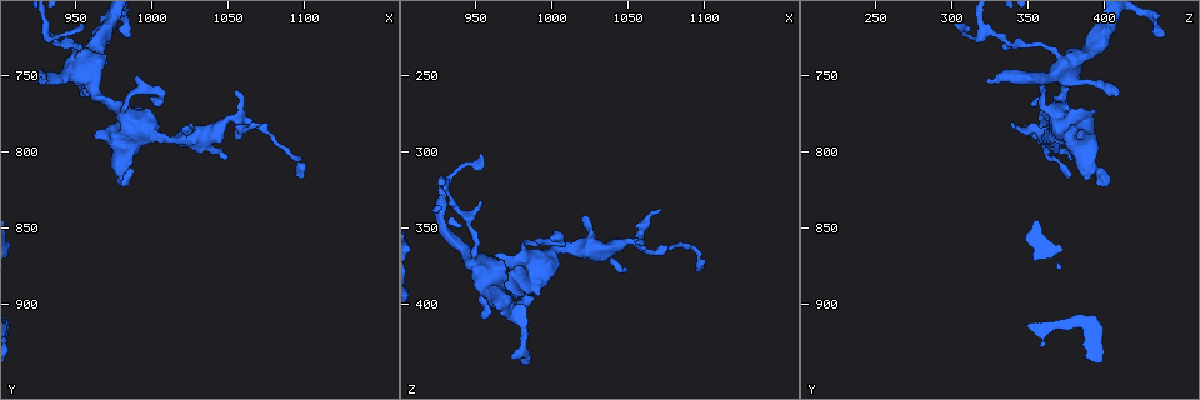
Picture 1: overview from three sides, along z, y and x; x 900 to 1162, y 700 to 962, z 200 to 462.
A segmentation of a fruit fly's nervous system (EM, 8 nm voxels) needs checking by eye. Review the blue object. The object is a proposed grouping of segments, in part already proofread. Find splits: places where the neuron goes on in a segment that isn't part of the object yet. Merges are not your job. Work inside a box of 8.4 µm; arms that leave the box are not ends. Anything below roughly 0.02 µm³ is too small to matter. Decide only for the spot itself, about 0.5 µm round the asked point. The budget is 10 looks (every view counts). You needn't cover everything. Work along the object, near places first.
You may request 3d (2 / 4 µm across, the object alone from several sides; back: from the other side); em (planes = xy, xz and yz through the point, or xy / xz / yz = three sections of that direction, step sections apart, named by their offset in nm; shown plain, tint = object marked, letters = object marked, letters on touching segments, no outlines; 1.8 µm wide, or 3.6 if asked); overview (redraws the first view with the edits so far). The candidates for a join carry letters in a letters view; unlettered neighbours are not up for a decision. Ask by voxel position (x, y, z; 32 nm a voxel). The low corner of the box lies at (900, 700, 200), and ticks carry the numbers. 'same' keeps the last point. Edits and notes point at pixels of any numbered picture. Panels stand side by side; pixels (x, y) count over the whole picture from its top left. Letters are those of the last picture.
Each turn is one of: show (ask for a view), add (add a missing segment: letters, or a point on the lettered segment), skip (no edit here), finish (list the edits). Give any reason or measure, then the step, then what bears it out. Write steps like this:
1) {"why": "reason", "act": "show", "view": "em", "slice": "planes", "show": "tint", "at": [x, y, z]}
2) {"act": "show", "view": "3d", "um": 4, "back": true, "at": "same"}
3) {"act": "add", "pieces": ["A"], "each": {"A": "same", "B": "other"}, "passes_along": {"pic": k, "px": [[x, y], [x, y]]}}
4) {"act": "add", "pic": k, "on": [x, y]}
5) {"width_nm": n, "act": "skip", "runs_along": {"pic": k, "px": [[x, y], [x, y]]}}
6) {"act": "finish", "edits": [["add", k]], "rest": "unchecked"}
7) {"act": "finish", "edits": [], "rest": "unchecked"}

{"why": "sharp bend", "act": "show", "view": "em", "slice": "xy", "step": 16, "show": "tint", "at": [984, 778, 370]}

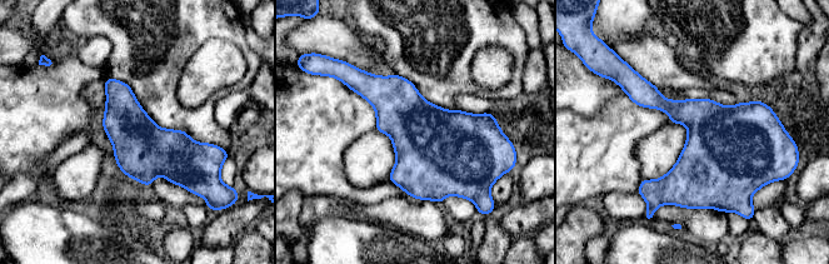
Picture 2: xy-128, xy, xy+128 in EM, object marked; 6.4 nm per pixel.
{"act": "show", "view": "em", "slice": "planes", "show": "letters", "at": "same"}

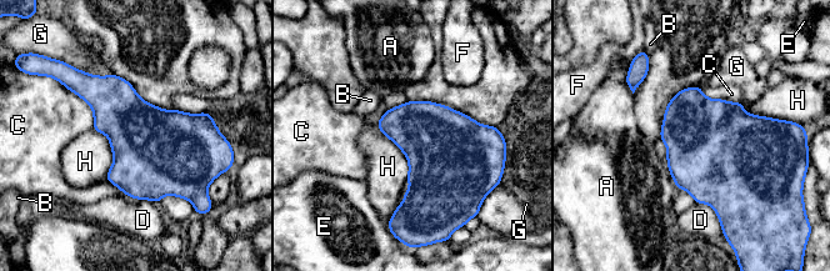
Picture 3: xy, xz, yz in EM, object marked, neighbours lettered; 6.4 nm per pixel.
{"width_nm": 460, "act": "skip", "each": {"A": "other", "B": "other", "C": "other", "D": "other", "E": "other", "F": "other", "G": "other", "H": "other"}, "border": {"pic": 3, "px": [[375, 124], [404, 154], [406, 180]]}, "found": "no lettered segment goes on from it"}

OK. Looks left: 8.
{"why": "an open end", "act": "show", "view": "em", "um": 3.6, "slice": "yz", "step": 16, "show": "tint", "at": [982, 822, 400]}

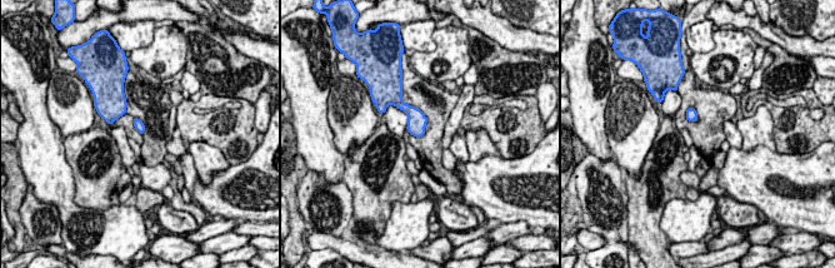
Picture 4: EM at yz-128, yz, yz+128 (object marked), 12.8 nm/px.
{"act": "show", "view": "em", "um": 3.6, "slice": "xz", "step": 16, "show": "letters", "at": "same"}

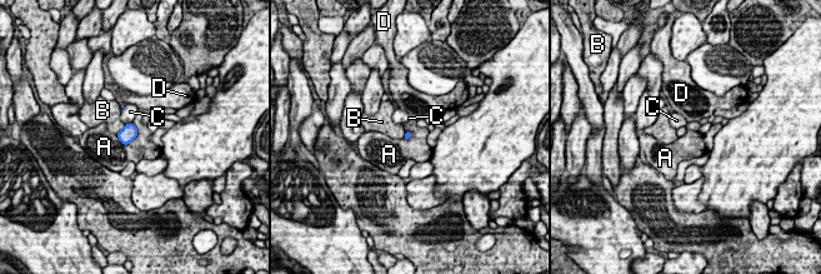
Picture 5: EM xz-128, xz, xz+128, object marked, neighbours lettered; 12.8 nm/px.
{"longest_contact_nm": ["A", 320], "act": "skip", "each": {"A": "other", "B": "other", "C": "other", "D": "other"}, "found": "no lettered segment goes on from it"}

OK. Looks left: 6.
{"why": "branch stops here", "act": "show", "view": "3d", "um": 4, "at": [926, 750, 322]}

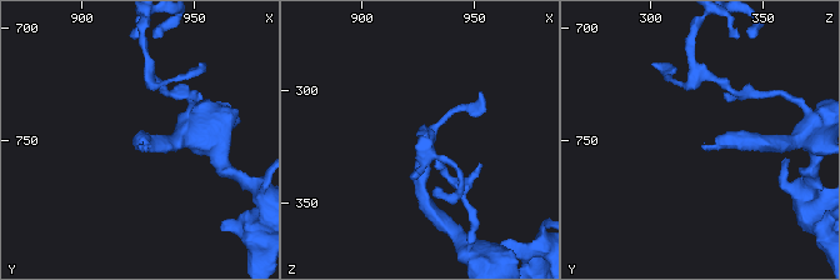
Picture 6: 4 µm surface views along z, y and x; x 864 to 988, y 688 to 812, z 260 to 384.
{"why": "need the tissue", "act": "show", "view": "em", "um": 3.6, "slice": "planes", "show": "letters", "at": [925, 752, 323]}

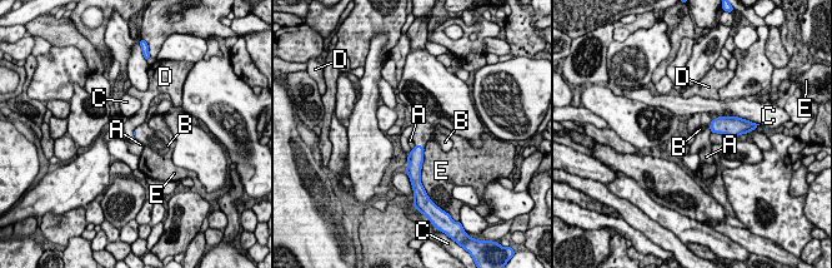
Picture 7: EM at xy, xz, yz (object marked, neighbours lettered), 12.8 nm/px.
{"act": "add", "pieces": ["B"], "each": {"A": "other", "B": "same", "C": "other", "D": "other", "E": "other"}, "passes_along": {"pic": 7, "px": [[415, 158], [420, 145], [426, 132]]}, "found": "the neuron continues"}

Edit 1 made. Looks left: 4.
{"act": "show", "view": "overview"}

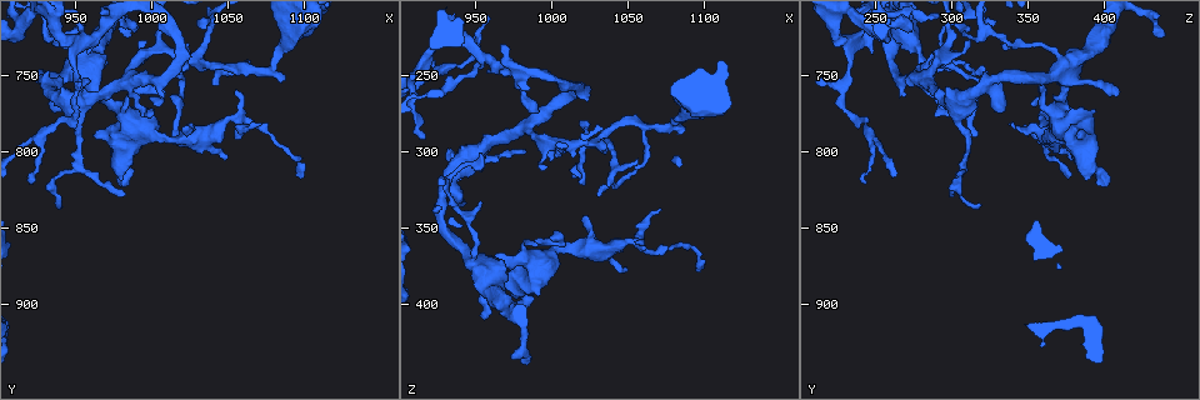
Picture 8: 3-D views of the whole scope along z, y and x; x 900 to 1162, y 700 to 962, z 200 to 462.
{"why": "four-way junction", "act": "show", "view": "3d", "um": 4, "at": [950, 730, 234]}

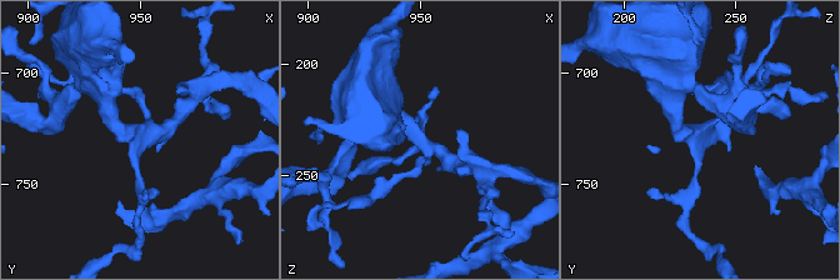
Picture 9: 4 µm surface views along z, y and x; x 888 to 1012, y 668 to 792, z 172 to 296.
{"arms": 4, "why": "now the EM", "act": "show", "view": "em", "slice": "planes", "show": "letters", "at": [950, 728, 235]}

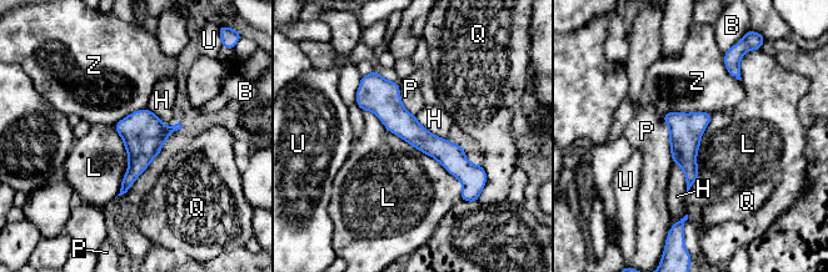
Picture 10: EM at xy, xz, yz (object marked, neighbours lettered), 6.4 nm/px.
{"width_nm": 180, "act": "skip", "each": {"B": "other", "H": "other", "L": "other", "P": "other", "Q": "other", "U": "other", "Z": "other"}, "border": {"pic": 10, "px": [[363, 110], [460, 199]]}, "found": "none of them fits"}

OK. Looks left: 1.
{"act": "finish", "edits": [["add", 7]], "rest": "unchecked"}

